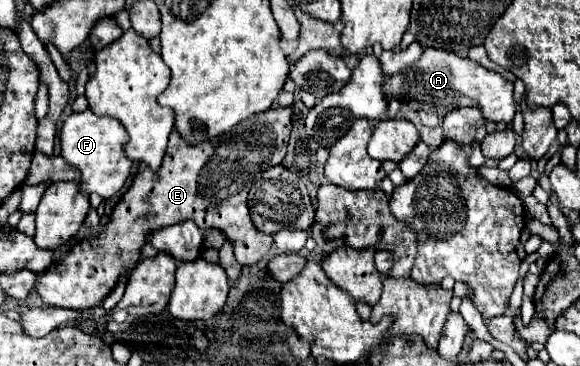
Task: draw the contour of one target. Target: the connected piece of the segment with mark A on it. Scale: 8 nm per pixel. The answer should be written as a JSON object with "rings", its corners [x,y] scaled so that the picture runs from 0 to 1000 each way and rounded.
{"rings":[[[731,131],[728,153],[693,197],[669,208],[662,224],[662,251],[669,251],[669,273],[690,273],[707,301],[721,306],[752,306],[755,317],[769,317],[783,290],[824,290],[831,317],[848,333],[869,328],[872,339],[886,322],[886,262],[883,230],[869,219],[862,202],[831,186],[810,158],[797,158],[783,142],[766,142],[755,131]]]}

